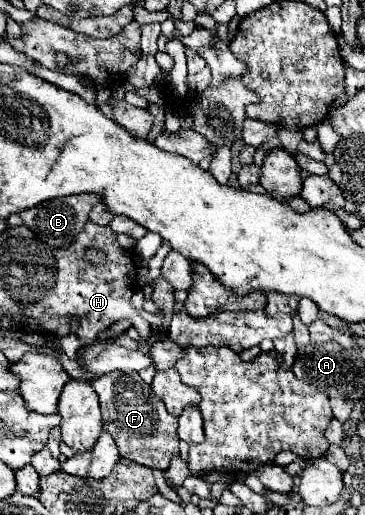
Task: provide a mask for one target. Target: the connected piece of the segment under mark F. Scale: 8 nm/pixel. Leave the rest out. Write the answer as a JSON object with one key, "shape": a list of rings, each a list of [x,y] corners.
{"shape":[[[120,371],[102,375],[100,379],[92,381],[92,387],[100,397],[104,427],[114,437],[120,455],[148,469],[166,471],[170,459],[180,455],[180,439],[176,433],[178,419],[166,411],[164,403],[152,391],[152,387],[146,385],[138,373]]]}

